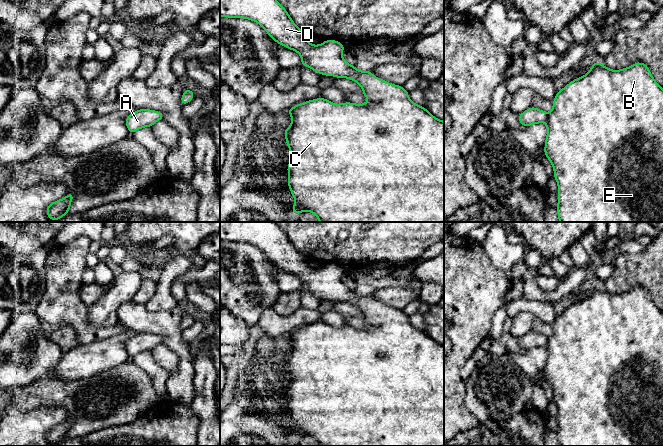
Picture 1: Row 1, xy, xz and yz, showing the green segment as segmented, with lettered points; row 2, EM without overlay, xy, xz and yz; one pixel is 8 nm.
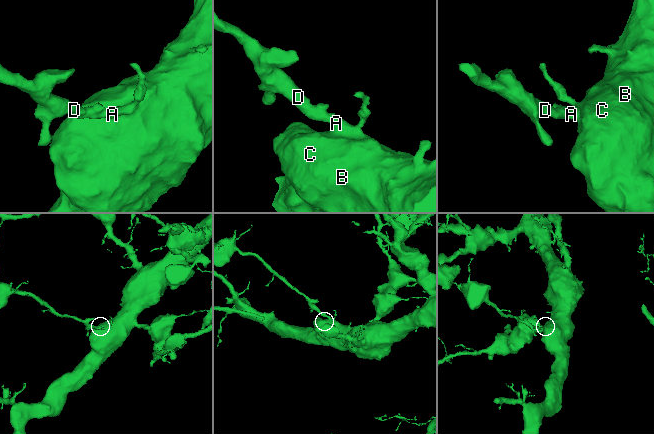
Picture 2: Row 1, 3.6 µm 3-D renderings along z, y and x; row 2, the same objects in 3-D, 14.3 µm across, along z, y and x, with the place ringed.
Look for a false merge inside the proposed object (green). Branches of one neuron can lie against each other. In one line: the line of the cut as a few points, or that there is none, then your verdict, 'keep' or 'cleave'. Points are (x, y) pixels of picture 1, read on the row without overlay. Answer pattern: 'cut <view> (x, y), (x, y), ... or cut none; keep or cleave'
cut none; keep

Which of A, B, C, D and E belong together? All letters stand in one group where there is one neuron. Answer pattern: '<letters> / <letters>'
A B C D E

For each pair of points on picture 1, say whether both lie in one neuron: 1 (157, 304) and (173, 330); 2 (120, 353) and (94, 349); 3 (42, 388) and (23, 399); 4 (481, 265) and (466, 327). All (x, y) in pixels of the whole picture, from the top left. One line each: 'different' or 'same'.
1: different
2: same
3: same
4: same

